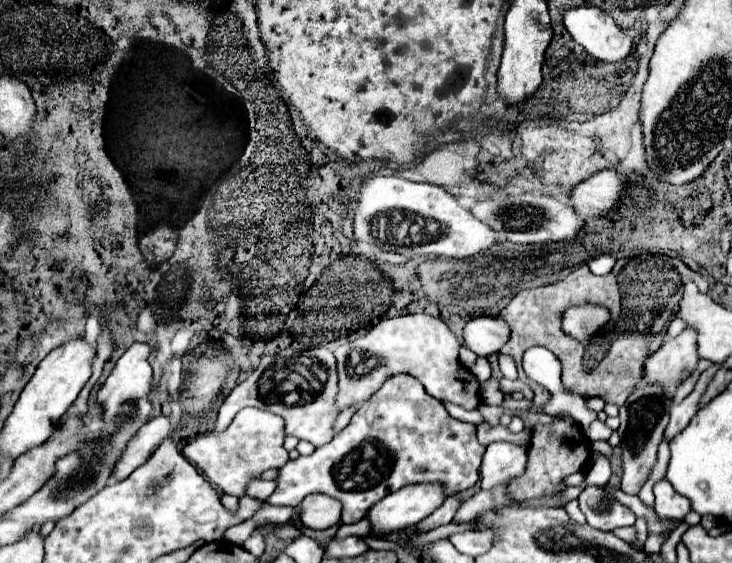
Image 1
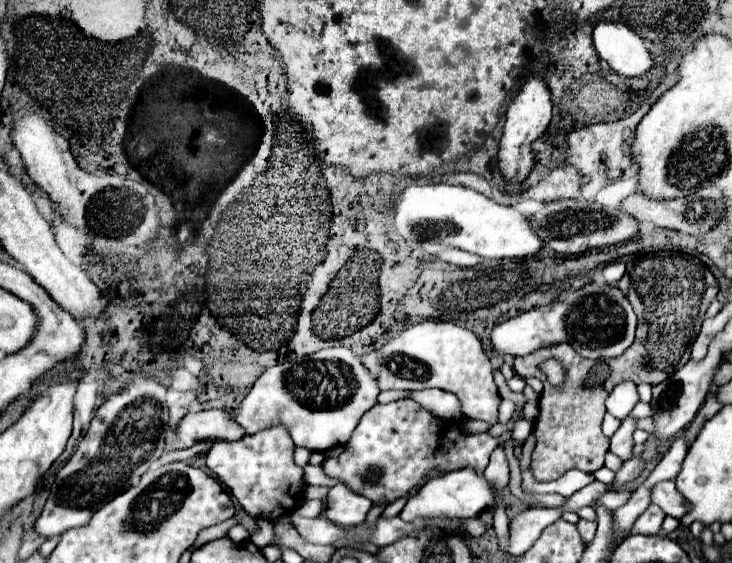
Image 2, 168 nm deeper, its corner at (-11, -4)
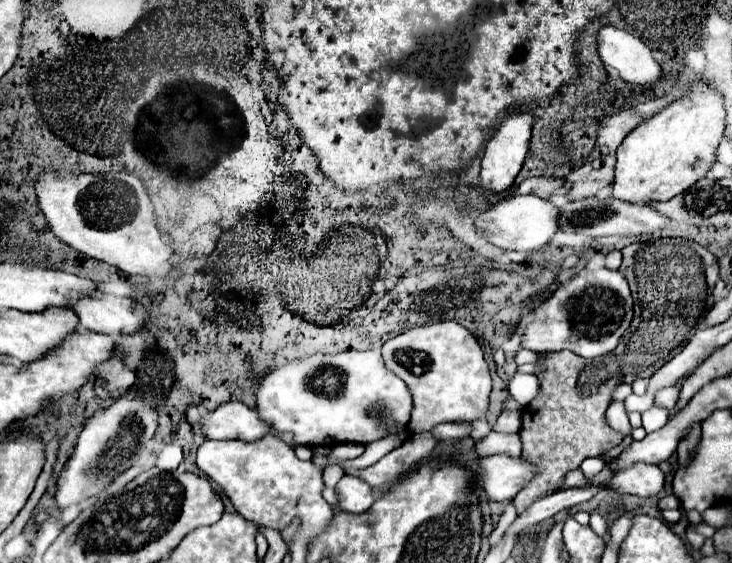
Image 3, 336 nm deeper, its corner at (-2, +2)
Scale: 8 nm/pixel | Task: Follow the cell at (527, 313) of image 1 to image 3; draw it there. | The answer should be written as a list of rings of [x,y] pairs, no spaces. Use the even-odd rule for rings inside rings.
[[[661,238],[657,242],[629,244],[621,250],[623,262],[619,272],[629,282],[635,302],[633,322],[619,346],[601,358],[585,360],[569,350],[539,356],[535,362],[541,372],[537,396],[521,412],[521,460],[535,466],[531,482],[515,496],[517,512],[533,504],[533,498],[553,492],[569,470],[589,456],[599,456],[603,450],[617,446],[623,436],[605,424],[605,408],[609,406],[611,390],[619,382],[653,376],[665,362],[679,354],[687,344],[687,334],[705,312],[707,284],[703,264],[689,240]]]

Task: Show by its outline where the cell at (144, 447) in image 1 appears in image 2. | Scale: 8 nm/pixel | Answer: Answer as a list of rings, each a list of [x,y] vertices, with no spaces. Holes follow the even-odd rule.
[[[204,410],[200,414],[188,414],[176,430],[178,448],[190,448],[196,442],[214,440],[240,440],[244,428],[236,422],[236,416],[228,410]]]

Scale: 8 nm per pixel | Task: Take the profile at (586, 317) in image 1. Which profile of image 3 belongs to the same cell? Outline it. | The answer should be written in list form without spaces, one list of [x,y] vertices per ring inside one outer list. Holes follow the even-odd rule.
[[[583,270],[533,308],[533,320],[525,328],[513,328],[511,338],[521,338],[521,348],[533,352],[571,350],[581,358],[597,358],[617,348],[633,318],[633,300],[627,280],[617,270]]]

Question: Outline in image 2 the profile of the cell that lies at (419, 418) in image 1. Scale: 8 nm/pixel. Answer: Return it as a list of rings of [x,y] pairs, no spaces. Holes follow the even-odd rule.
[[[404,398],[388,404],[372,406],[358,422],[350,442],[338,458],[324,460],[324,472],[332,478],[352,486],[358,494],[372,498],[374,504],[390,504],[396,498],[408,494],[430,470],[444,468],[446,472],[472,466],[484,472],[492,450],[511,439],[509,432],[492,438],[488,432],[464,434],[446,420],[430,414],[418,402]]]

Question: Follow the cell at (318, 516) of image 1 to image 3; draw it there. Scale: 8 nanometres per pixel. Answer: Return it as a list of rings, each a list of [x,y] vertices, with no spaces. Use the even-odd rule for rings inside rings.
[[[343,476],[335,486],[335,494],[337,494],[337,508],[351,514],[365,512],[375,500],[367,482],[353,476]]]

